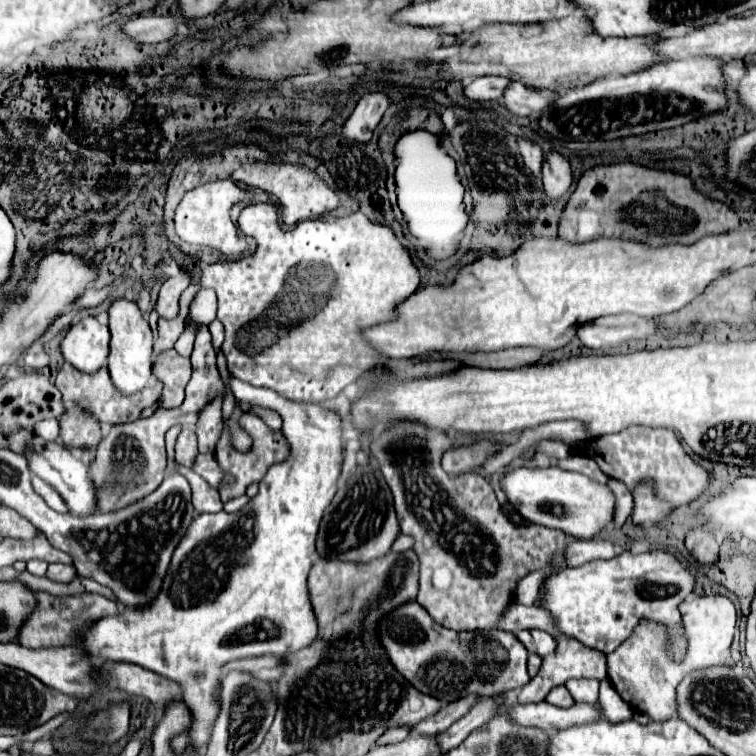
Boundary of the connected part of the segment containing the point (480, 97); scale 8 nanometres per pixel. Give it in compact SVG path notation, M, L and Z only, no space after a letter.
M482 76L482 78L472 80L470 84L464 84L462 94L474 102L496 100L498 96L502 96L502 92L508 84L510 84L510 80L500 78L500 76Z

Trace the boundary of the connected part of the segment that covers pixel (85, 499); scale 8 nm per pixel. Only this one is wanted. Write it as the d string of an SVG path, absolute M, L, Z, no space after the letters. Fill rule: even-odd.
M34 436L34 452L30 452L28 464L32 474L40 476L42 480L46 480L52 488L58 490L58 494L64 498L66 506L70 508L70 514L86 518L98 512L98 490L94 488L94 482L90 480L90 468L78 458L74 456L70 450L66 450L64 446L56 444L56 442L46 442L40 436Z

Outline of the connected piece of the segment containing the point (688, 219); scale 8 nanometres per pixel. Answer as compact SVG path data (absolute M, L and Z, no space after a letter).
M626 162L598 166L582 174L562 212L558 234L562 240L574 244L620 238L648 244L650 248L662 248L666 244L690 246L706 236L730 232L738 226L738 216L728 206L698 194L688 178Z

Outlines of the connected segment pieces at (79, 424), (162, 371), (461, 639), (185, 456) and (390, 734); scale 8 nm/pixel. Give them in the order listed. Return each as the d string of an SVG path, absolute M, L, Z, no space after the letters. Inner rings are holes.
M68 408L60 418L60 440L70 448L94 448L100 442L100 422L82 408Z
M166 350L154 358L154 376L164 384L160 406L178 408L184 400L184 388L192 376L190 358L180 356L176 350Z
M418 602L404 604L390 612L380 628L380 640L398 672L422 694L430 694L444 702L454 702L466 694L494 698L522 688L528 684L526 650L544 658L558 646L554 636L544 630L520 630L516 634L518 638L512 632L494 628L450 634L452 638L446 638L446 634L450 632L432 622Z
M184 428L176 440L176 462L192 468L194 460L198 456L198 446L196 446L196 434L192 428Z
M390 728L386 734L382 734L378 744L394 744L394 742L400 742L408 736L410 736L410 728Z

